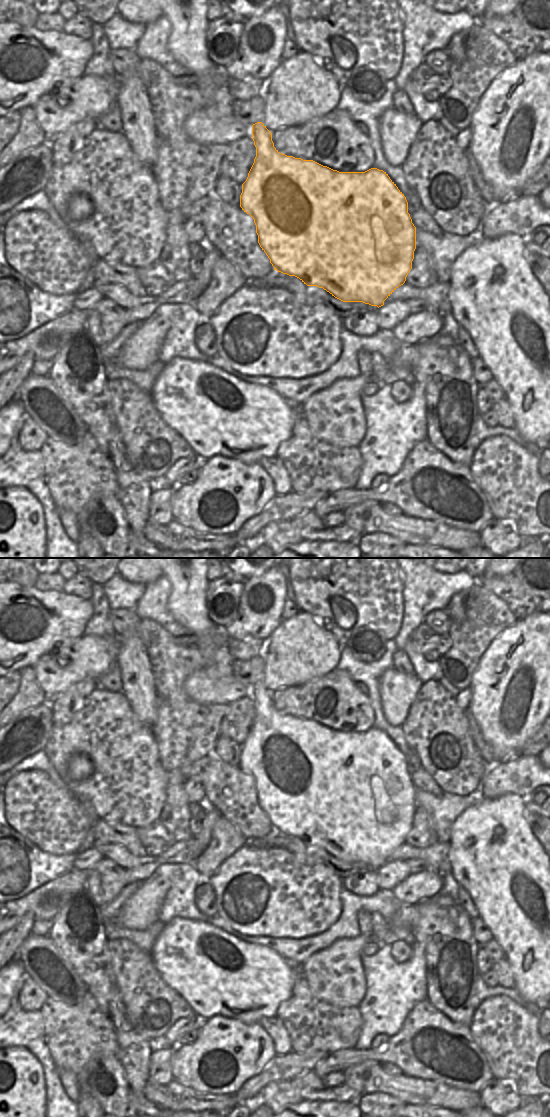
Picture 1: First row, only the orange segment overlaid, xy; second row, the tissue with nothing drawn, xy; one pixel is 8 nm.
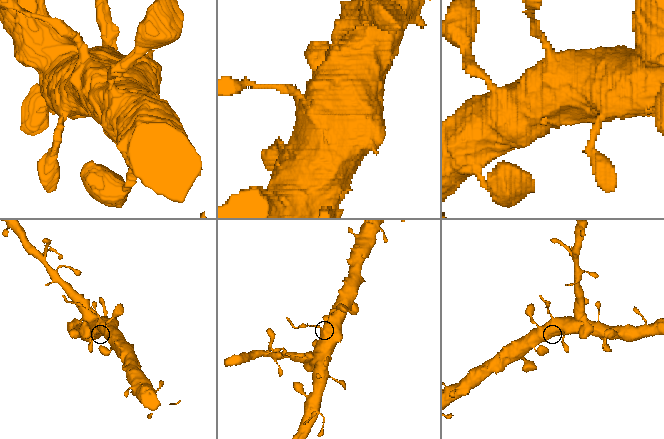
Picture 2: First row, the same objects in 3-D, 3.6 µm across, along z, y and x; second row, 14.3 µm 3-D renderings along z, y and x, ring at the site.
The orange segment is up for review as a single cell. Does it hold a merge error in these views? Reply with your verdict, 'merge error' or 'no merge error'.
merge error

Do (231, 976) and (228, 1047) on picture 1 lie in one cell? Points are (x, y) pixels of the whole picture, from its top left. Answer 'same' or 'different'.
different

